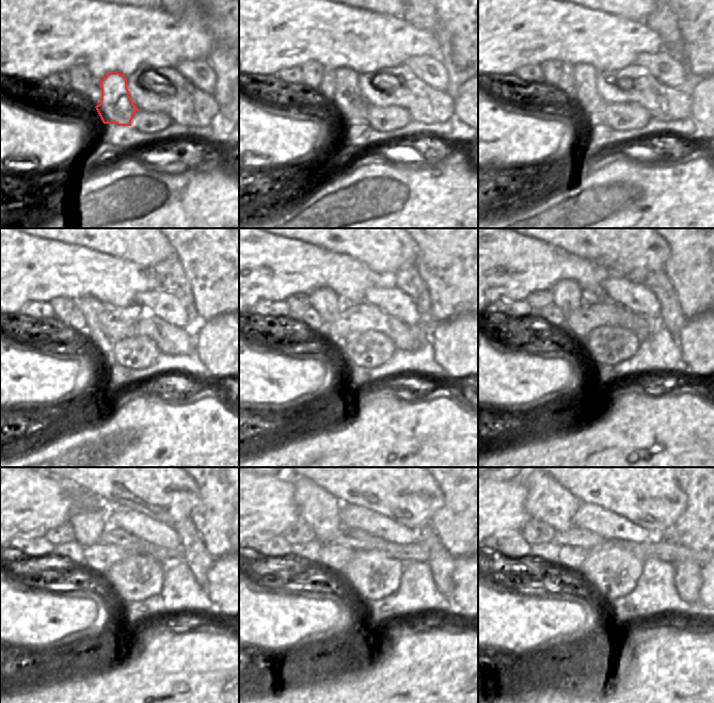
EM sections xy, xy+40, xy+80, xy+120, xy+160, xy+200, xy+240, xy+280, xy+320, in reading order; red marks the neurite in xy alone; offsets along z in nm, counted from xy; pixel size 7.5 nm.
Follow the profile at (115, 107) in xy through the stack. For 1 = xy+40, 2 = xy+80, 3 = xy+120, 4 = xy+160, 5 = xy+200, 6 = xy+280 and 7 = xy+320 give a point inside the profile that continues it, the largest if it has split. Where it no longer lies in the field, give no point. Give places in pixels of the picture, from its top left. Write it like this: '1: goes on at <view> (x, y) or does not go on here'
1: goes on at xy+40 (349, 101)
2: goes on at xy+80 (586, 97)
3: goes on at xy+120 (94, 312)
4: goes on at xy+160 (324, 301)
5: goes on at xy+200 (568, 297)
6: goes on at xy+280 (319, 509)
7: goes on at xy+320 (546, 501)

